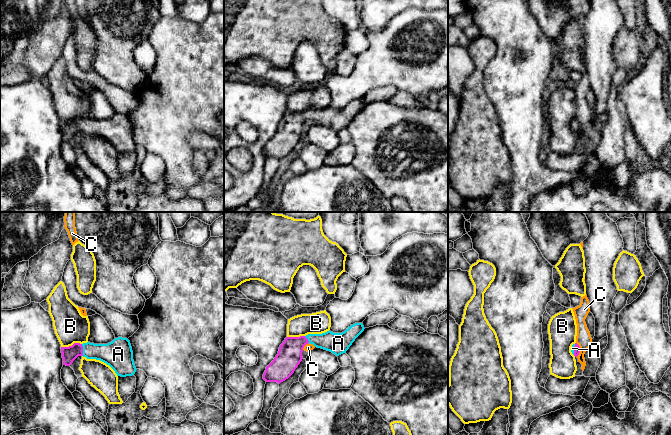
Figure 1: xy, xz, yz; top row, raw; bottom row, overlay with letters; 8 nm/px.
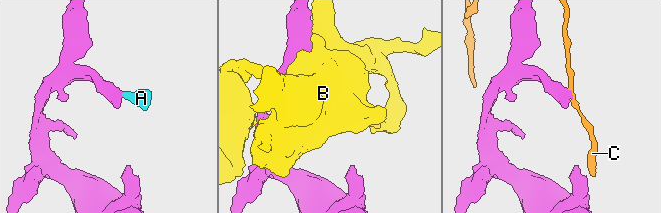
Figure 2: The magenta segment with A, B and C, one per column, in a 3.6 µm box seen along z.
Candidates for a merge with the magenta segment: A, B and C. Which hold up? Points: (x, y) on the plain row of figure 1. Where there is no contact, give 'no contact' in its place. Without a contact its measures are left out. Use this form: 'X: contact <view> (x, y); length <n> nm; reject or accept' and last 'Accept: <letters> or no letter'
A: contact xy (82, 126); length 100 nm; accept
B: contact xy (72, 121); length 170 nm; reject
C: contact yz (579, 125); length 120 nm; reject
Accept: A

